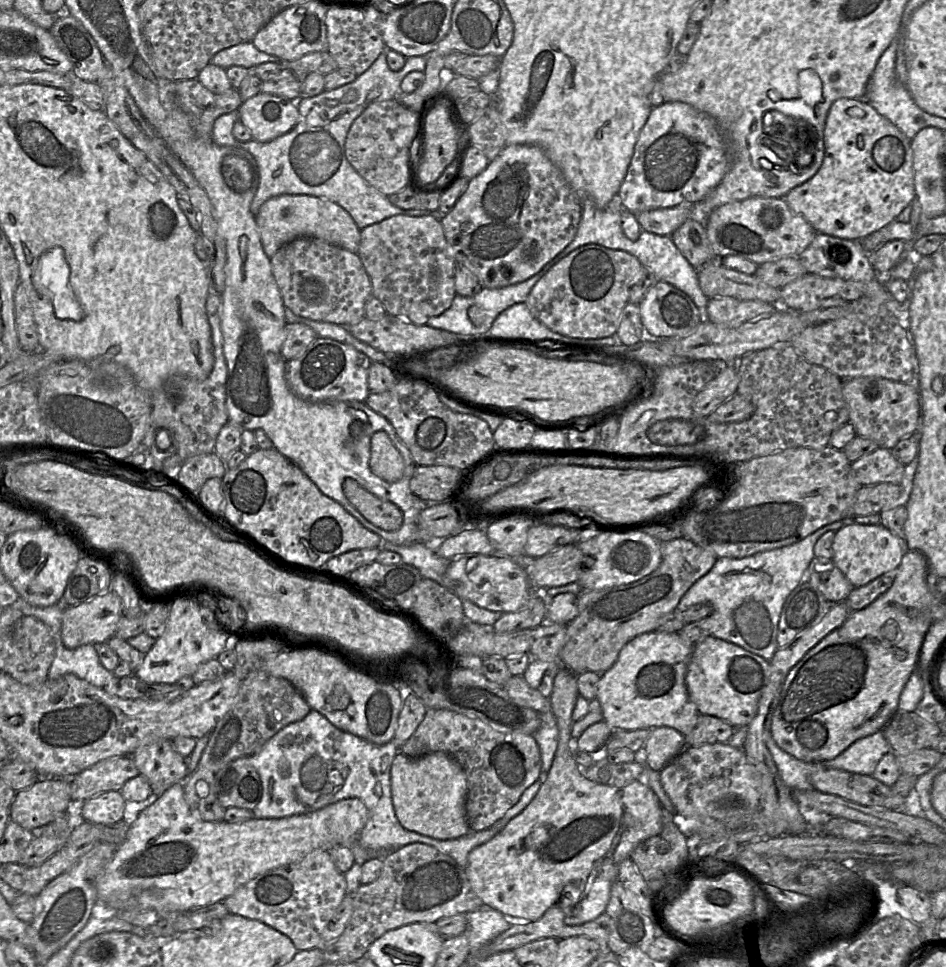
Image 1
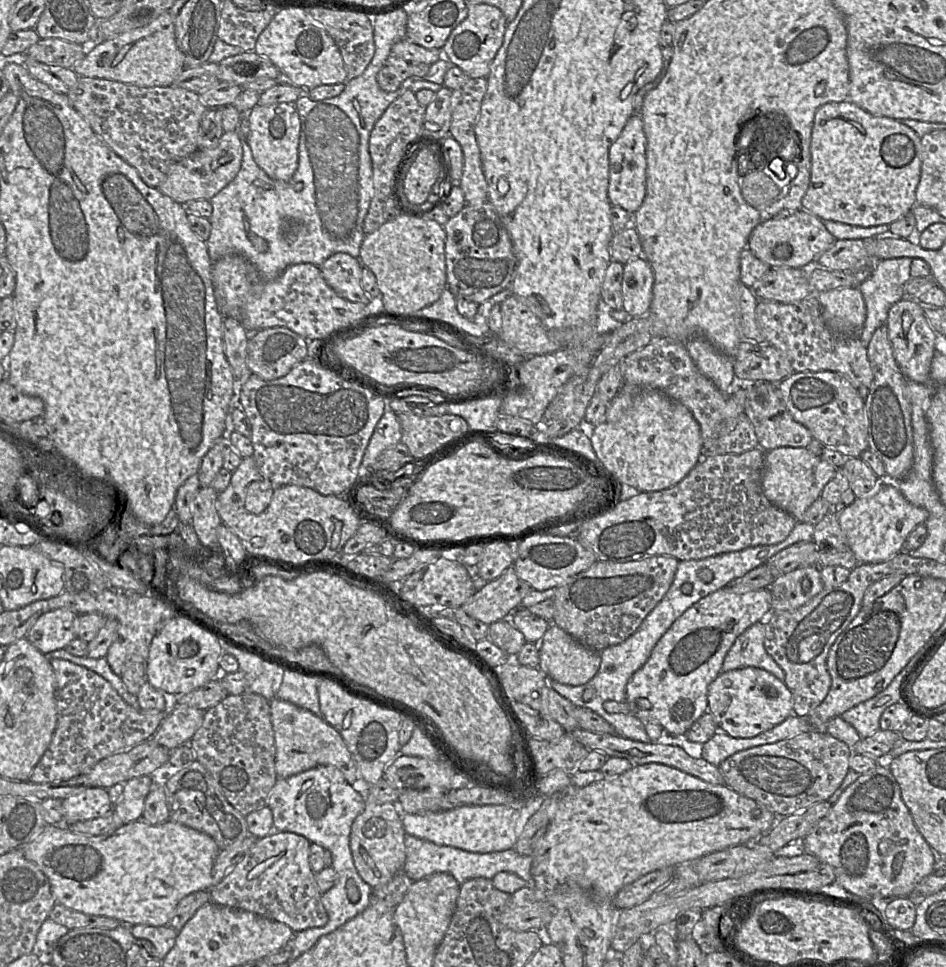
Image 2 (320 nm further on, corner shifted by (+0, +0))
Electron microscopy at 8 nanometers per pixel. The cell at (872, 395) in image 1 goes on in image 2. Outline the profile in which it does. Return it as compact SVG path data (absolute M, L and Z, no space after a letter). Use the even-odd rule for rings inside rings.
M832 371L794 372L777 384L780 397L792 417L804 425L815 440L851 458L859 458L868 450L868 422L865 400L843 375Z

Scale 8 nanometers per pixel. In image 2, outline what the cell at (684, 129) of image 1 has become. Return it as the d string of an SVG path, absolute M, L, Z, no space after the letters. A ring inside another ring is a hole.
M633 113L609 149L608 198L612 206L619 206L631 215L640 208L646 195L646 167L646 136L643 120L639 113Z

